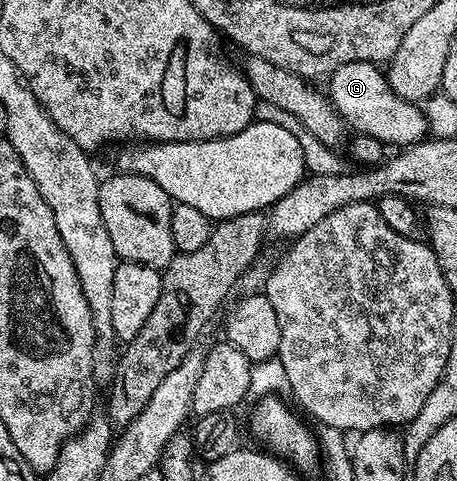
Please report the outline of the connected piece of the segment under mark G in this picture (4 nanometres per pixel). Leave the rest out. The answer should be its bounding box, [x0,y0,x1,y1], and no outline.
[328,60,428,147]

